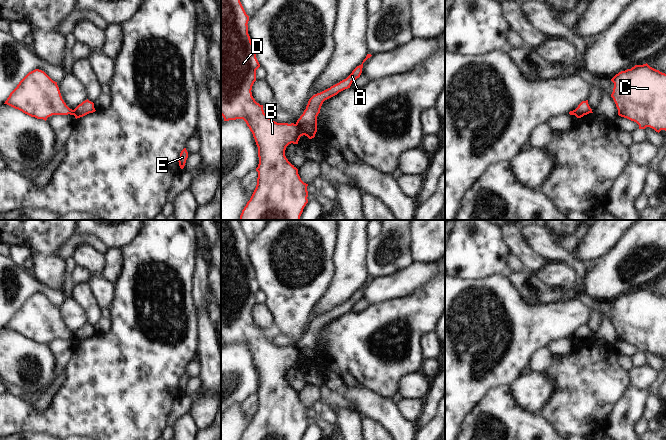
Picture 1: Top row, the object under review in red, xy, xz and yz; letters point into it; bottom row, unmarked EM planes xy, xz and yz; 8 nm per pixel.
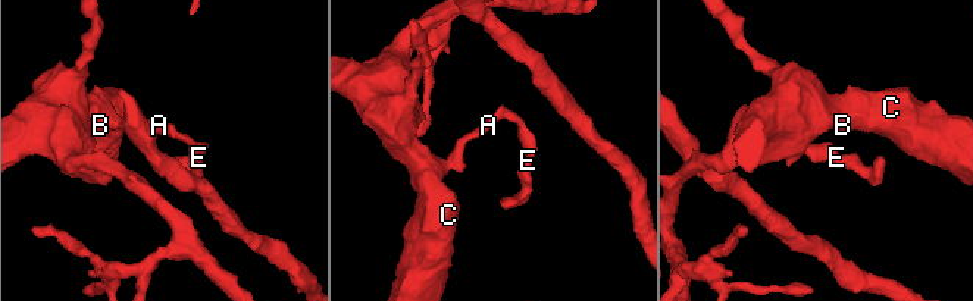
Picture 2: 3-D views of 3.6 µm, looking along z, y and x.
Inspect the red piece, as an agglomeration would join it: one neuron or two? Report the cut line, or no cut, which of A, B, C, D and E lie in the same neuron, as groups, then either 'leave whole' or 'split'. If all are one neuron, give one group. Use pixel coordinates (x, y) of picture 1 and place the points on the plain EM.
cut in xz along (295, 348), (303, 358); A E / B C D; split

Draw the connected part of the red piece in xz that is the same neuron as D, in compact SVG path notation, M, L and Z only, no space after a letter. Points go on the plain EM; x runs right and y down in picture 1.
M221 220L221 339L223 340L224 345L243 343L246 346L247 350L249 351L250 355L253 358L256 369L258 371L258 381L259 381L259 388L258 388L258 391L256 392L256 395L258 396L257 409L250 424L247 426L246 430L242 434L242 437L240 440L301 440L304 431L308 427L308 423L307 423L308 408L304 407L301 404L298 398L298 393L288 385L288 383L285 380L285 374L286 374L286 371L291 367L298 368L298 365L300 361L303 360L303 357L302 357L302 354L294 347L291 347L291 348L277 347L273 345L264 337L263 329L260 329L259 327L257 327L252 320L251 314L254 306L256 305L256 294L260 291L260 288L256 282L256 275L254 273L254 269L252 268L250 260L248 258L248 249L247 249L248 245L249 245L249 240L246 238L240 226L240 220Z

